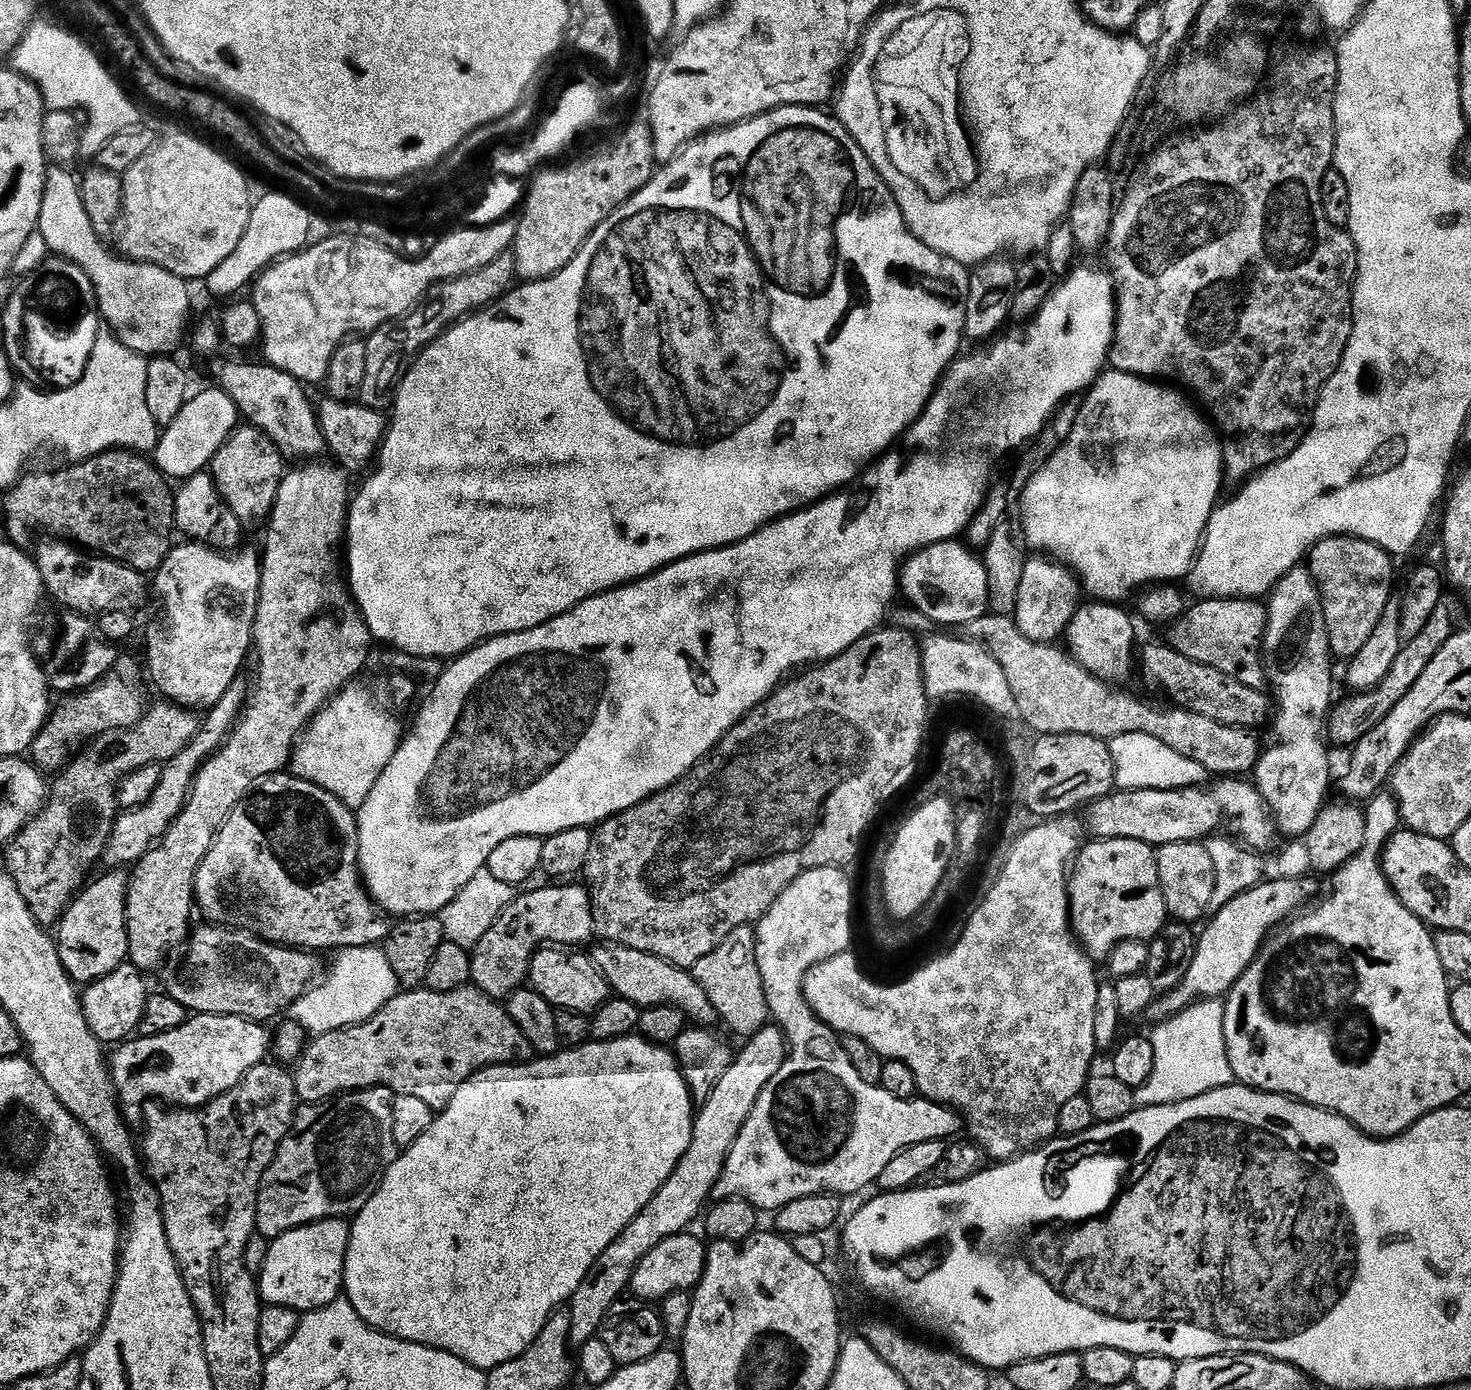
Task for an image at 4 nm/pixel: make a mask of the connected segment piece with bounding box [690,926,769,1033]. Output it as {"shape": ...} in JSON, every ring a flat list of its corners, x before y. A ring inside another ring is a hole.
{"shape":[[749,926,734,930,717,948,710,950,710,954,706,954,706,958,699,960,690,971,693,978,695,978,699,984,703,984,706,994,710,998,710,1002,721,1021,725,1020,730,1027,737,1028,740,1032,745,1031,744,1033,749,1031,748,1024,753,1023,752,1025,760,1026,765,1023,769,1011,766,994,762,986,762,974,758,974,755,927]]}

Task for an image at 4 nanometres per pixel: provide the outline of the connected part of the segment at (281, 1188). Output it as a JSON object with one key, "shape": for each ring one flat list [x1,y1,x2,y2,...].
{"shape":[[363,1088,333,1096,320,1103,301,1103,297,1107,292,1128,278,1146,274,1162,260,1183,256,1203,256,1231,259,1235,271,1242,298,1226,319,1220,352,1218,362,1210,362,1206,366,1206,366,1202,370,1202,386,1170,390,1170,398,1155,394,1142,392,1097,393,1093,388,1088]]}

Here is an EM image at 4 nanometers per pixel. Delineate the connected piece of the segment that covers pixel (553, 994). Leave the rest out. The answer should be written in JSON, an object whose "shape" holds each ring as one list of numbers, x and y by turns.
{"shape":[[545,946,532,955,527,979,533,992,542,994,553,1008,565,1008,575,1012,596,1012,610,998,608,980,600,972,591,955,579,956,579,951,565,950,560,946]]}

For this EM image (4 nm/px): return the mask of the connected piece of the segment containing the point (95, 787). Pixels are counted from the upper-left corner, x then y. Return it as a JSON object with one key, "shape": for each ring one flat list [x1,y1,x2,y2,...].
{"shape":[[171,702,160,703,164,704,154,705,153,703,133,728,103,732,99,738,91,741,90,748,93,748,93,752,88,752,77,760,75,757,51,781,50,795,44,803,44,808,14,837,11,844,7,845,5,852,8,853,5,854,3,863,16,883,22,898,35,914,38,923,45,926,59,925,61,918,68,911,69,904,81,891,85,881,89,879,88,871,96,863,99,865,103,861,104,851,110,842,110,834,116,825,116,817,122,811,119,797,120,783,130,774,137,772,139,768,145,768,151,764,162,766,170,758,174,758,174,754,182,754,182,750,186,750,186,746,200,728,201,717,193,709,183,708,181,704]]}

